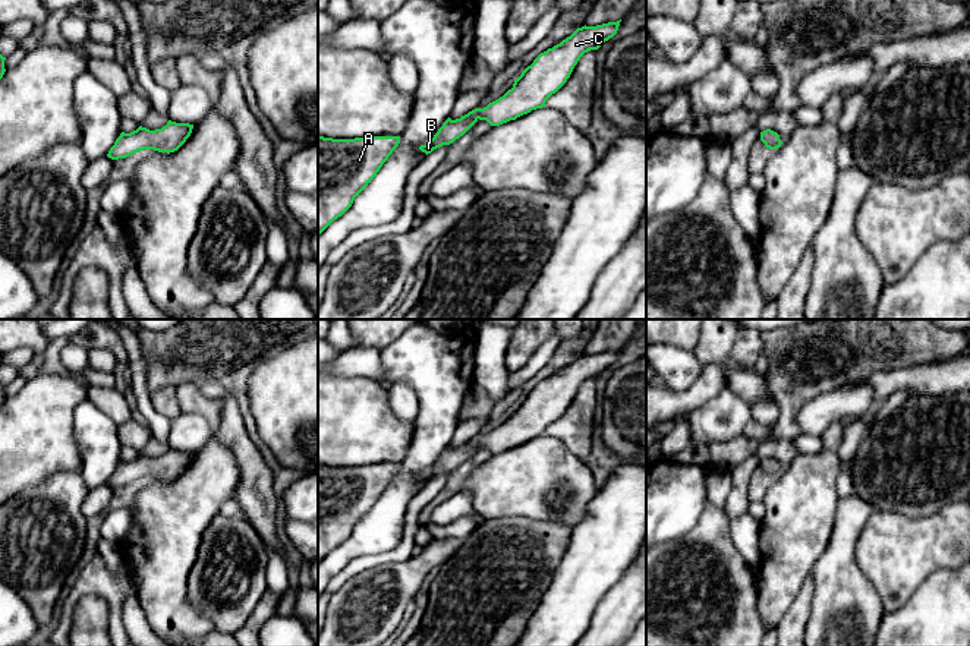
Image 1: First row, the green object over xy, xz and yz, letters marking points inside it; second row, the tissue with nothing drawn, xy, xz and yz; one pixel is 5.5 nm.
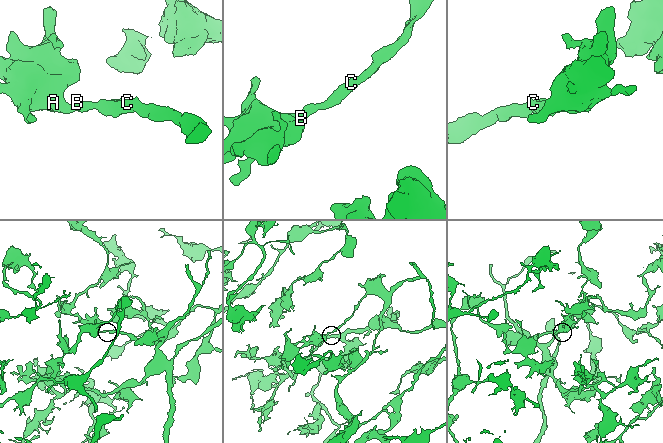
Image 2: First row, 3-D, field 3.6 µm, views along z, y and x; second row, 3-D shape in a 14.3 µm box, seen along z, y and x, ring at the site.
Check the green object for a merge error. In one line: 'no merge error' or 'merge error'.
no merge error

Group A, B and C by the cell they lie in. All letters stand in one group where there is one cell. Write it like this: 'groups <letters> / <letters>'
groups A B C

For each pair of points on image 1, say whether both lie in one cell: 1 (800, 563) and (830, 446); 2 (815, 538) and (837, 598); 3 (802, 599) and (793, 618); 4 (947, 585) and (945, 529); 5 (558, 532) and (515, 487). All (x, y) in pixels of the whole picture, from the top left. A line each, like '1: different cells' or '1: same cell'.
1: same cell
2: different cells
3: same cell
4: different cells
5: different cells

